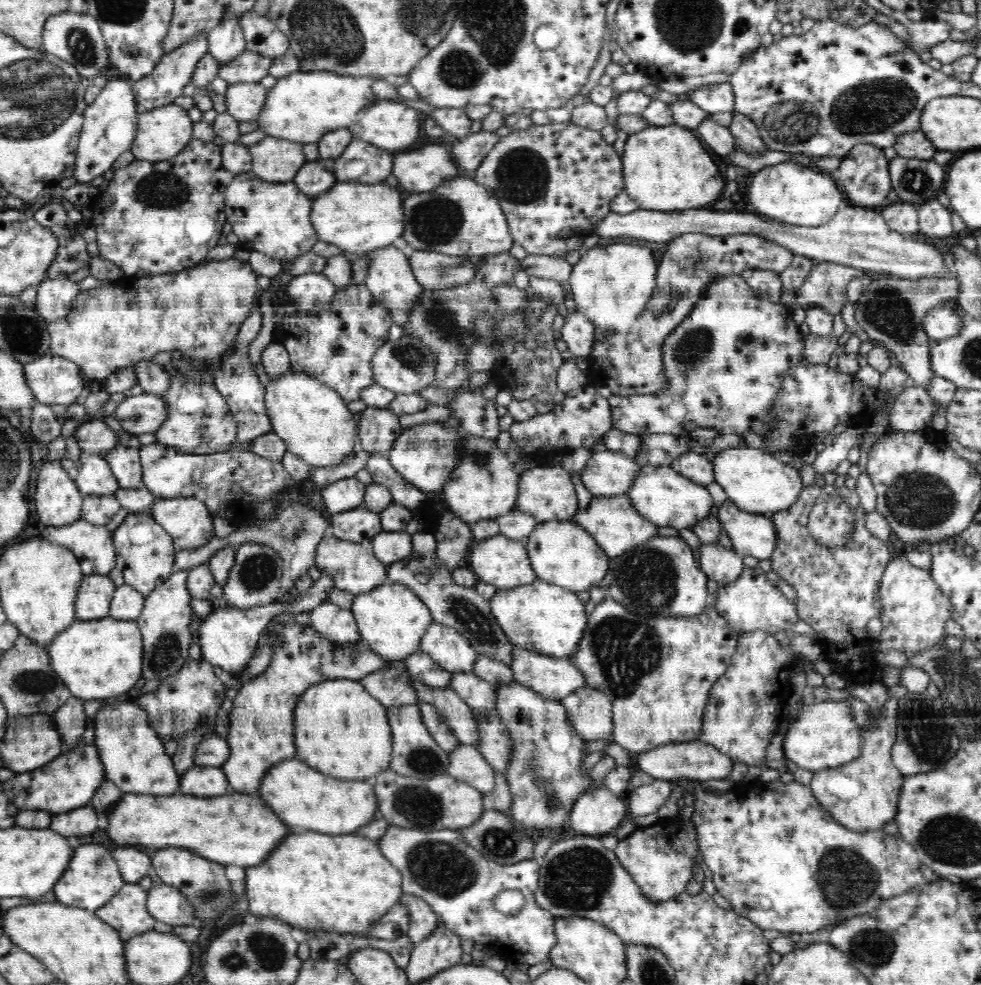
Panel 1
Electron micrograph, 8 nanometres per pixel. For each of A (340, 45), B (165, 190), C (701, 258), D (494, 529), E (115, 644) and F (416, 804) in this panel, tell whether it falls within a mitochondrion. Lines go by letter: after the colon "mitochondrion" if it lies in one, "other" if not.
A: mitochondrion
B: mitochondrion
C: mitochondrion
D: other
E: other
F: mitochondrion

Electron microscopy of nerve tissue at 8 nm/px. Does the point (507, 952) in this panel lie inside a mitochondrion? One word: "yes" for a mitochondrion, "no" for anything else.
no

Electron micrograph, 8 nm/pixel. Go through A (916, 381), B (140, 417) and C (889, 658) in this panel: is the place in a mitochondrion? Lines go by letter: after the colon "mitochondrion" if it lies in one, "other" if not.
A: other
B: mitochondrion
C: other

